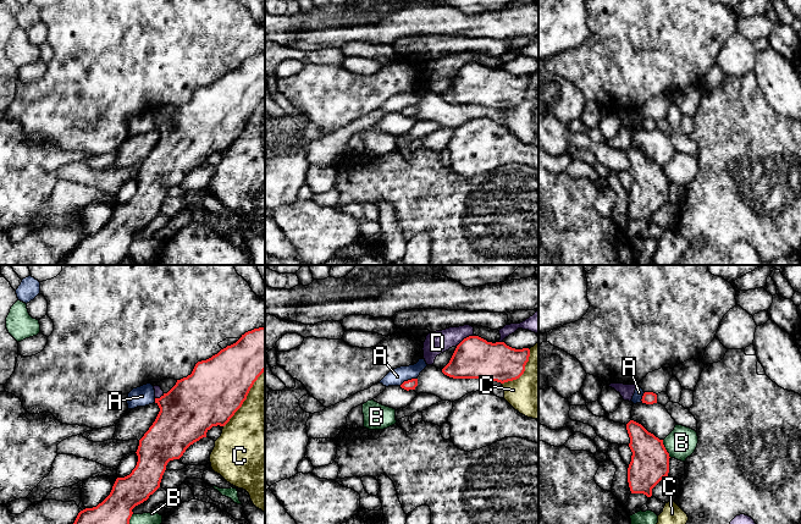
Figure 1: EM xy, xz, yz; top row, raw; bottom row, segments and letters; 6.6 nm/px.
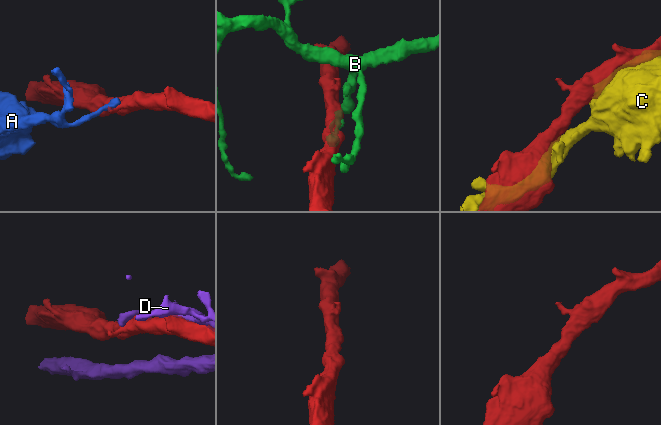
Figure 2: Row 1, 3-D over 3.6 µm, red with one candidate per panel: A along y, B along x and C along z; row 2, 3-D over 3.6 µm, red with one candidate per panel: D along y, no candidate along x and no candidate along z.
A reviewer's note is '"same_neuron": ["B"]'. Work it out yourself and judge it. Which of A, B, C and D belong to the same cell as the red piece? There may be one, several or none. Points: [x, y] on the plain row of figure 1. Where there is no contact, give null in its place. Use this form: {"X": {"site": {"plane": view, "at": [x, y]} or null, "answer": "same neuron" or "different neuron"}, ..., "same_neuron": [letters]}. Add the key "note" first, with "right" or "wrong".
{"note": "wrong", "A": {"site": {"plane": "xz", "at": [408, 106]}, "answer": "different neuron"}, "B": {"site": {"plane": "yz", "at": [664, 175]}, "answer": "different neuron"}, "C": {"site": {"plane": "xy", "at": [246, 125]}, "answer": "different neuron"}, "D": {"site": {"plane": "xz", "at": [464, 65]}, "answer": "different neuron"}, "same_neuron": []}

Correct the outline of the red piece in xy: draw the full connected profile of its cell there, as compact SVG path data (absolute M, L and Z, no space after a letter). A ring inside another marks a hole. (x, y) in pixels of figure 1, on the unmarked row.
M265 54L245 59L233 71L206 87L198 88L190 101L160 125L155 125L160 138L139 166L138 188L132 199L117 204L110 221L96 233L81 237L74 249L59 265L120 265L129 255L132 236L143 230L159 214L166 192L179 186L186 176L206 164L212 153L225 153L243 128L258 104L265 98Z

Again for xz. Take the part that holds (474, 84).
M479 62L464 65L442 99L453 105L480 105L501 110L519 105L530 76L515 76L504 68L487 68Z

